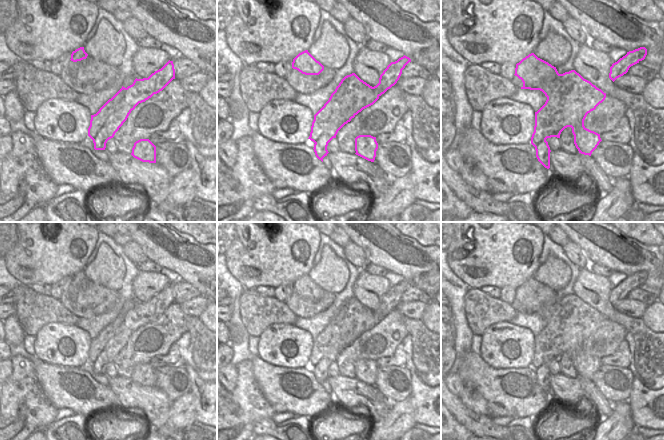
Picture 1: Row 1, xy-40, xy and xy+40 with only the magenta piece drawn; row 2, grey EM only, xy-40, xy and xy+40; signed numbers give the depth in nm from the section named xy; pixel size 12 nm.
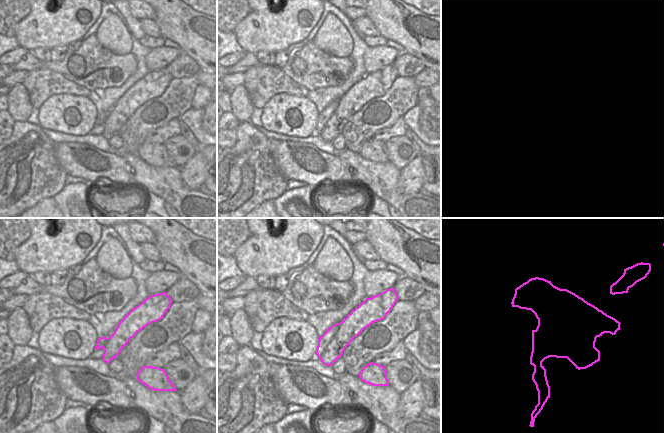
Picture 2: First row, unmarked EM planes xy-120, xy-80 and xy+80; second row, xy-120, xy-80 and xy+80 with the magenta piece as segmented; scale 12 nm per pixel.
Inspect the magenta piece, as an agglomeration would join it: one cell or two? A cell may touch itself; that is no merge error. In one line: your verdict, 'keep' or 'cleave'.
cleave

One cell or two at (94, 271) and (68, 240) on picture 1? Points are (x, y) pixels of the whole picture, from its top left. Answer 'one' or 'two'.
two

